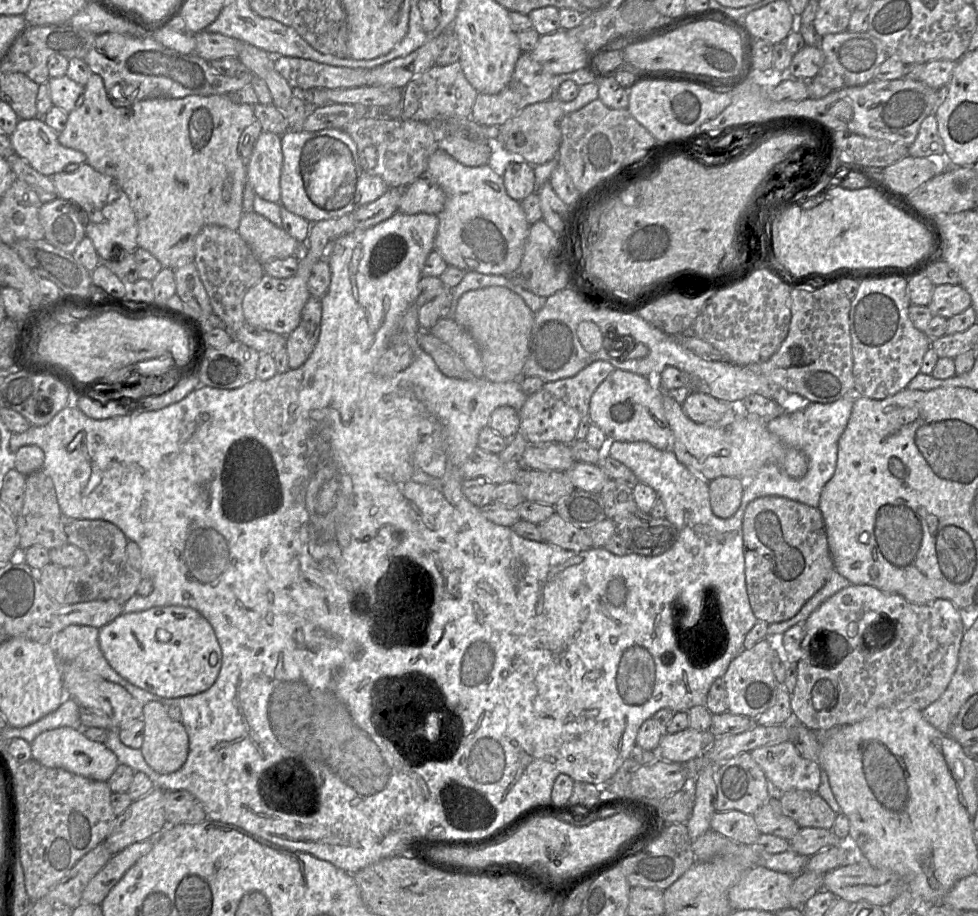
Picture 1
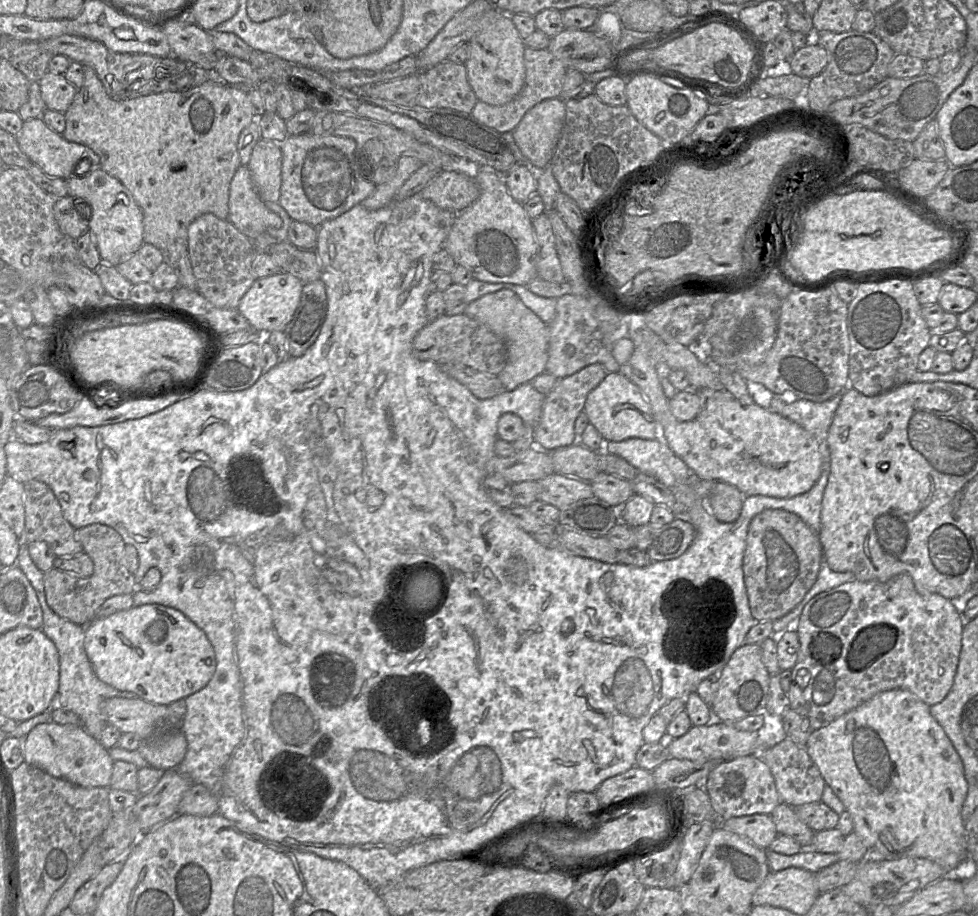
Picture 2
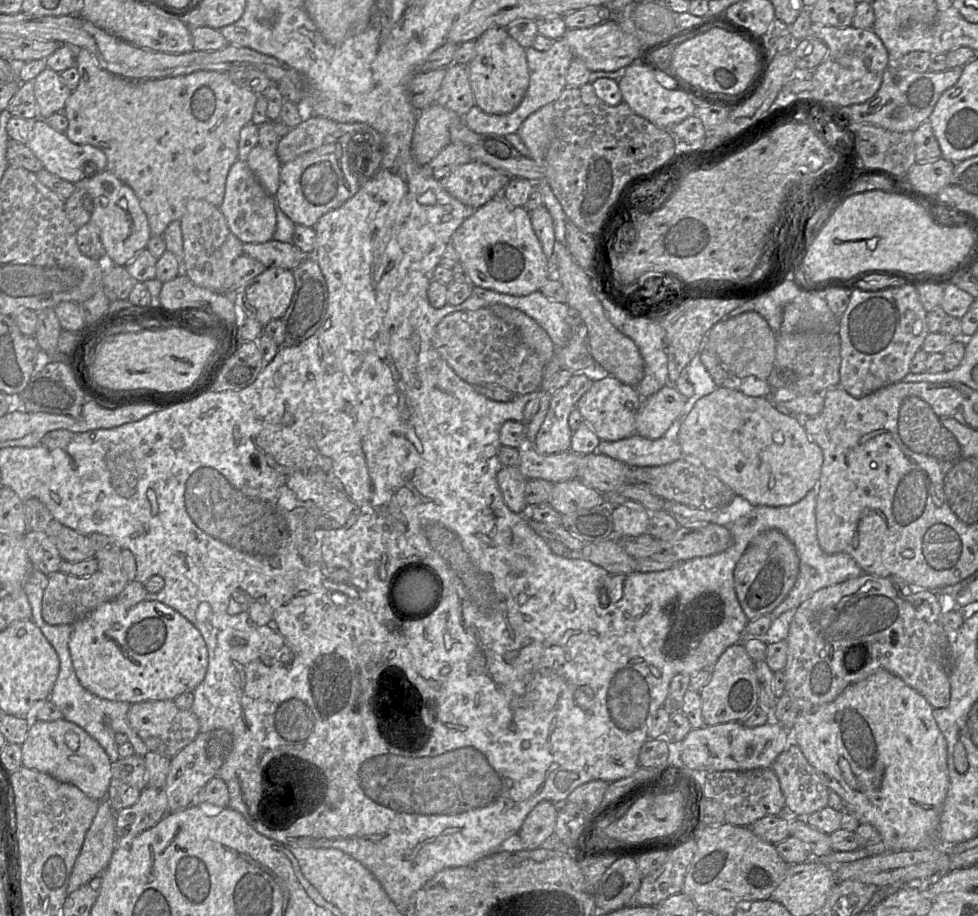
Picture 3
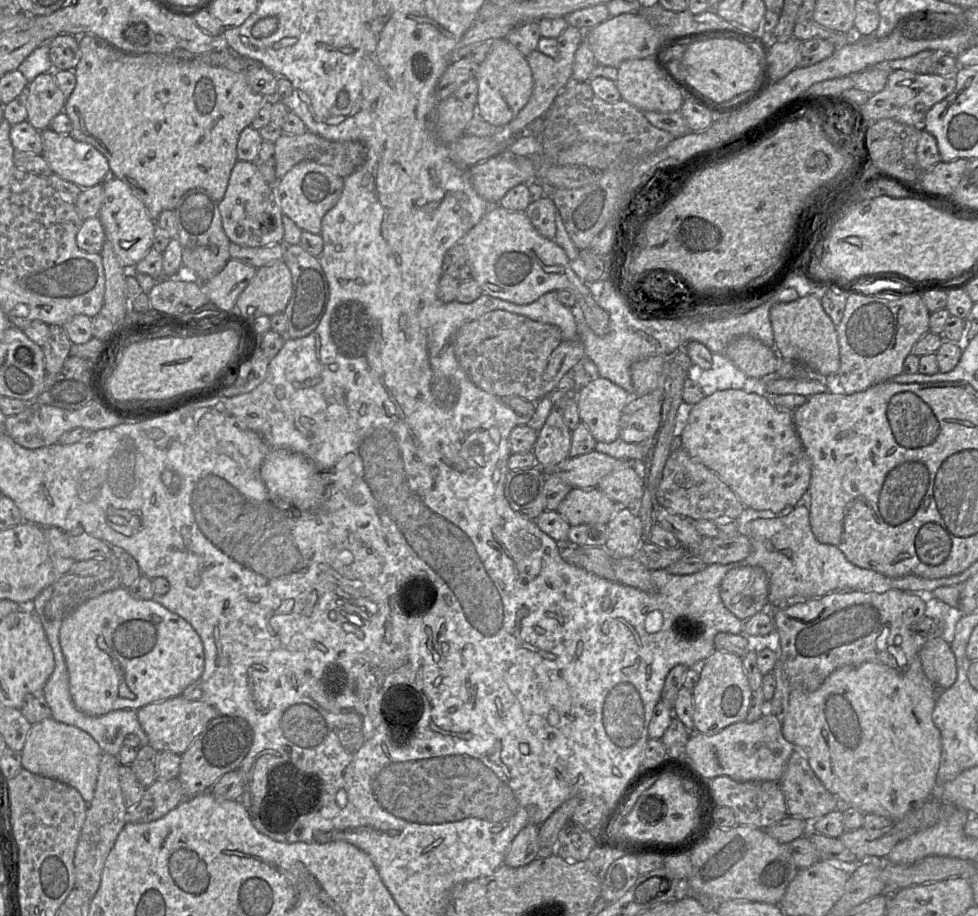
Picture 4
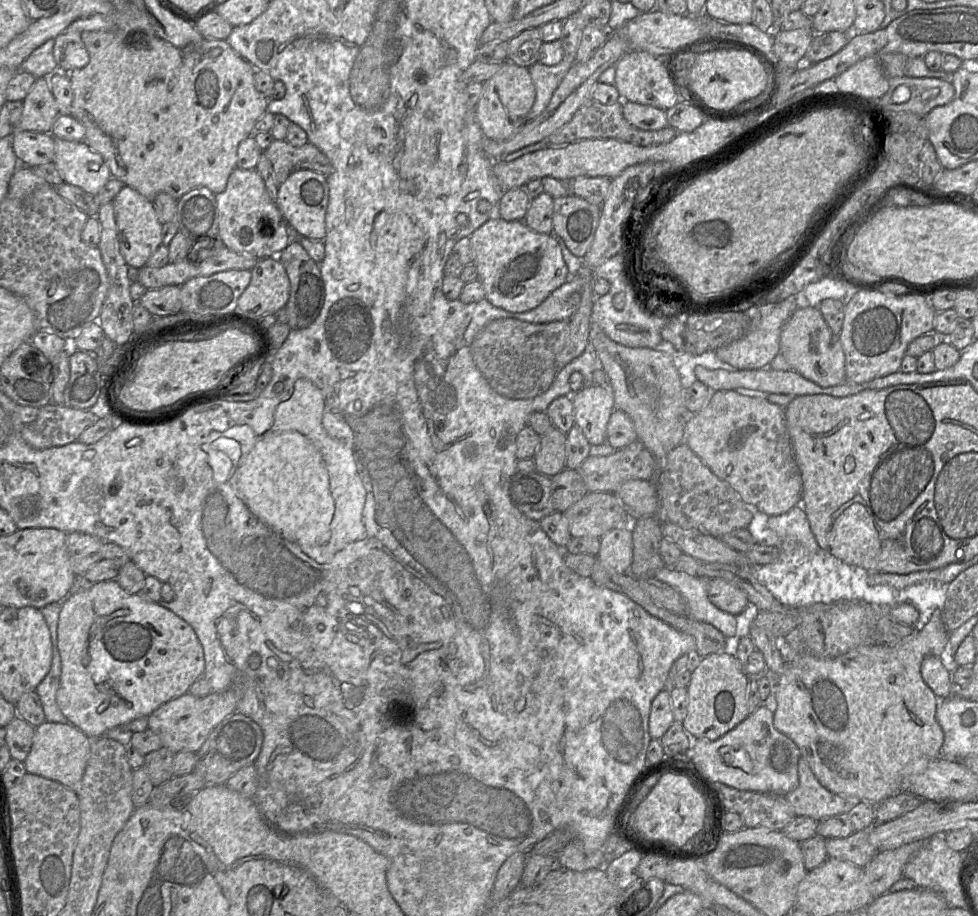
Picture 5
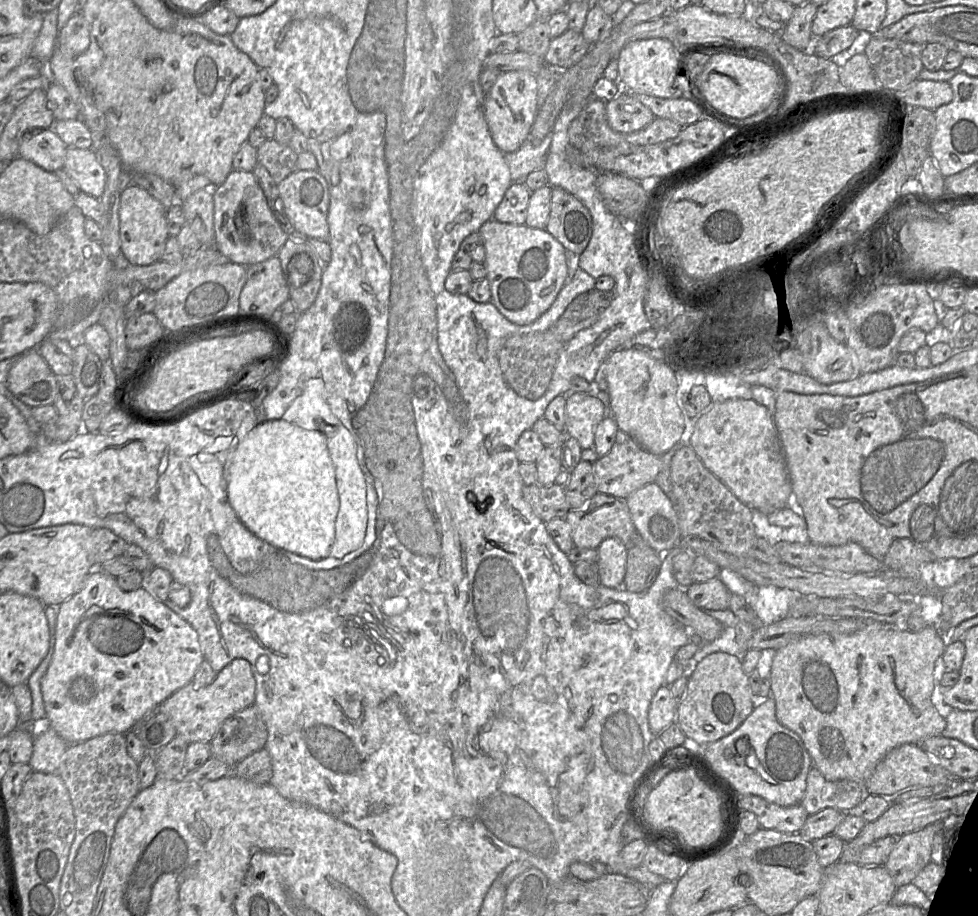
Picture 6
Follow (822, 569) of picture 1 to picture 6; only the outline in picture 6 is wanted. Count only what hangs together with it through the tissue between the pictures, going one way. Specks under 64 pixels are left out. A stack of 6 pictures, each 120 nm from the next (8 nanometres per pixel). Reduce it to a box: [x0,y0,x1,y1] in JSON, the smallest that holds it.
[685,577,731,610]

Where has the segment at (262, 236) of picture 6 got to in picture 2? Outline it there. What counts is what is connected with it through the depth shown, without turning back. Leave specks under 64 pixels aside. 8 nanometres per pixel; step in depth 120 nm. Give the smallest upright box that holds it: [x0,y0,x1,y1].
[227,165,282,241]

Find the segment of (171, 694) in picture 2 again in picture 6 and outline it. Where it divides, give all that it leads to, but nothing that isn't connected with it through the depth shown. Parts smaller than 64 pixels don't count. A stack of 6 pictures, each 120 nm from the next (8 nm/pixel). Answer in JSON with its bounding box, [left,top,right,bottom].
[41,568,204,745]

